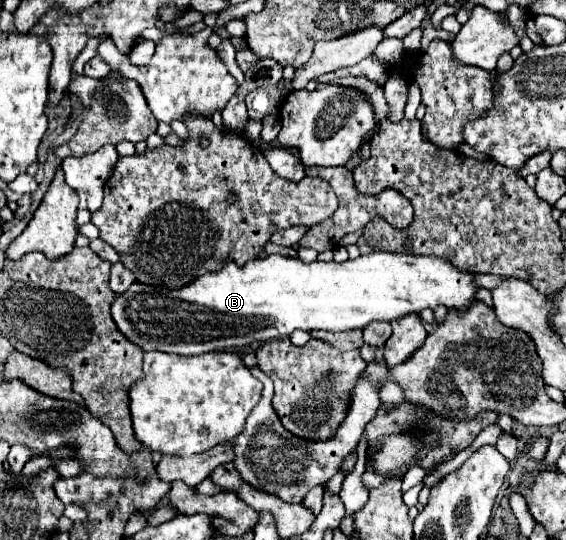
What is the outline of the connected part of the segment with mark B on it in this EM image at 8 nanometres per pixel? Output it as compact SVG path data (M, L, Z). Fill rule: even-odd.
M375 251L371 255L361 255L355 261L347 259L343 263L335 263L335 261L329 261L329 263L321 263L321 261L303 263L301 259L289 259L289 257L281 257L281 255L269 255L265 259L253 259L253 261L245 263L243 269L237 267L233 261L229 261L229 263L225 263L225 267L221 271L217 271L217 273L205 273L203 277L195 279L193 283L189 283L189 285L185 285L181 289L175 289L175 291L169 291L169 289L163 289L163 287L151 287L151 285L143 285L143 283L133 283L127 293L115 297L115 303L111 307L111 315L113 315L113 321L117 323L119 331L131 343L139 345L143 351L163 351L163 353L173 353L173 355L201 355L201 353L209 353L209 351L223 351L223 349L247 345L247 343L253 343L253 341L269 341L269 339L287 337L295 329L303 329L303 331L313 331L313 329L345 331L345 329L357 329L357 327L363 329L363 327L367 327L373 321L389 321L391 323L391 321L401 319L401 317L411 315L411 313L419 315L423 309L435 311L435 307L439 307L439 305L447 307L449 311L463 313L463 311L467 311L475 303L477 289L479 289L479 285L475 283L475 275L473 273L457 269L449 261L433 257L433 255L411 255L411 253L383 253L383 251Z

